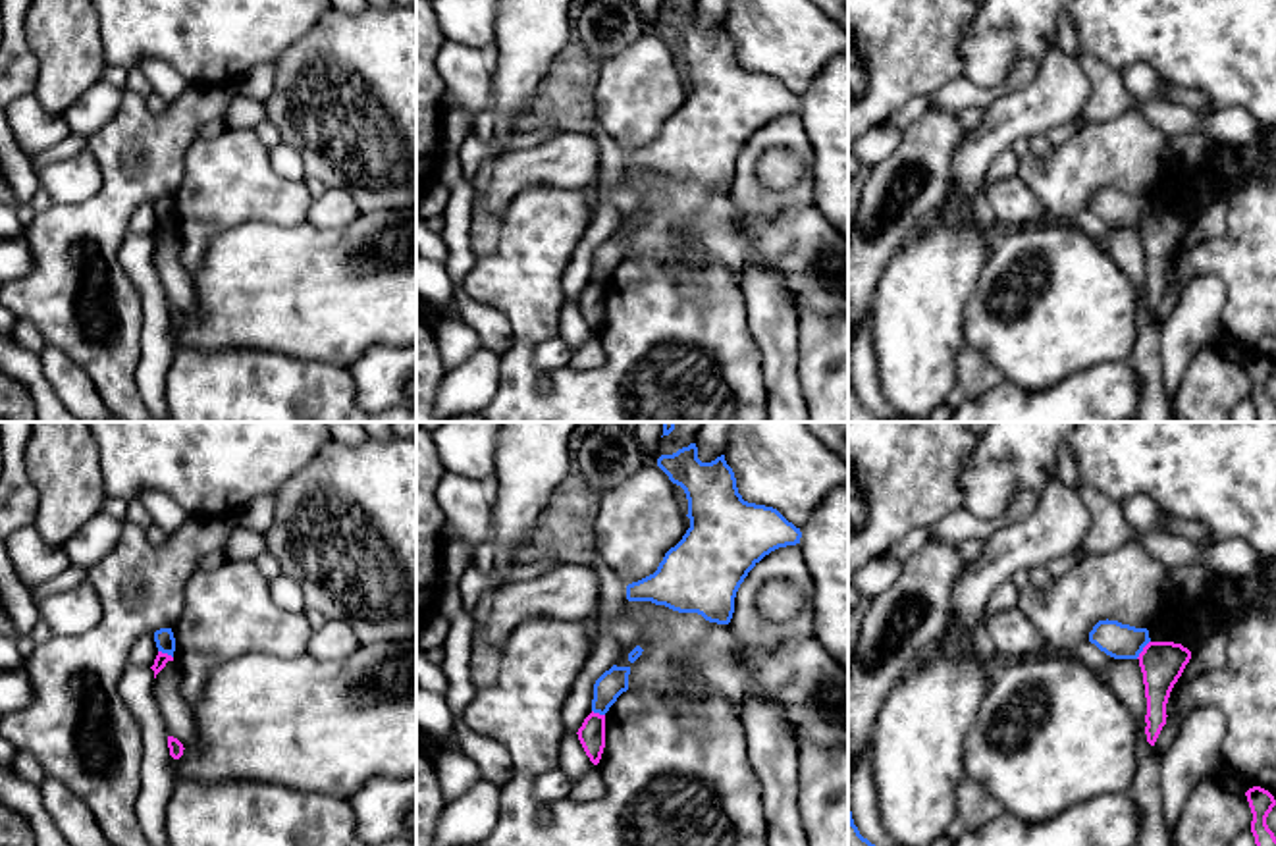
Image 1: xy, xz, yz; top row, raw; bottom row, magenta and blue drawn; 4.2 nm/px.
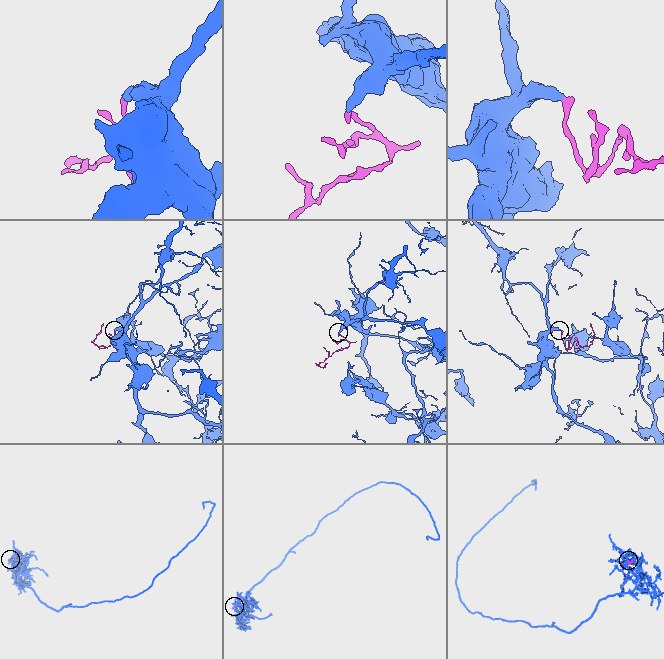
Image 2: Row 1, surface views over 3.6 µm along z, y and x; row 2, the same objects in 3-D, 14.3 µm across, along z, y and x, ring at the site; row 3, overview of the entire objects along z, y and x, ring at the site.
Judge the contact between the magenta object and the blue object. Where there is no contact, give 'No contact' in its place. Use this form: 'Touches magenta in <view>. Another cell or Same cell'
Touches magenta in yz. Another cell

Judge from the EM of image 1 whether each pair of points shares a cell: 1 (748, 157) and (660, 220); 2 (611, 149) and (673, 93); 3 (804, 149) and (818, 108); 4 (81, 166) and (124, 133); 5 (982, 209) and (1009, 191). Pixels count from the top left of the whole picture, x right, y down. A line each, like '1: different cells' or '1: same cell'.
1: different cells
2: different cells
3: different cells
4: different cells
5: different cells

